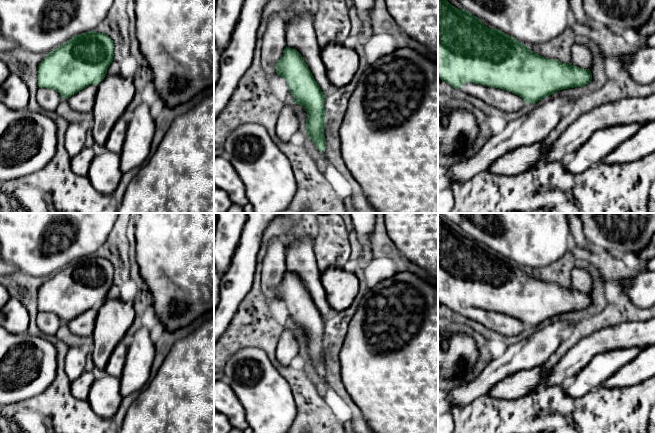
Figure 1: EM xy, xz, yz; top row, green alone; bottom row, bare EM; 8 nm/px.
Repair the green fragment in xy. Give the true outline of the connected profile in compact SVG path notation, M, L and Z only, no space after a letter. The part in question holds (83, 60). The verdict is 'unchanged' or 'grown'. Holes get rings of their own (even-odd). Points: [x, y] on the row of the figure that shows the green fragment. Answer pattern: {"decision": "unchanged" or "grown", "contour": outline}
{"decision": "grown", "contour": "M94 30L75 35L48 53L39 63L38 87L55 90L69 103L74 112L90 115L94 107L98 84L106 76L113 57L114 43L107 34Z"}

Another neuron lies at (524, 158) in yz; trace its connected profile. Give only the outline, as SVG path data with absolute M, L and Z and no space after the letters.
M542 142L521 146L511 150L496 159L487 168L488 171L506 176L514 176L535 167L535 164L548 150L548 145Z

